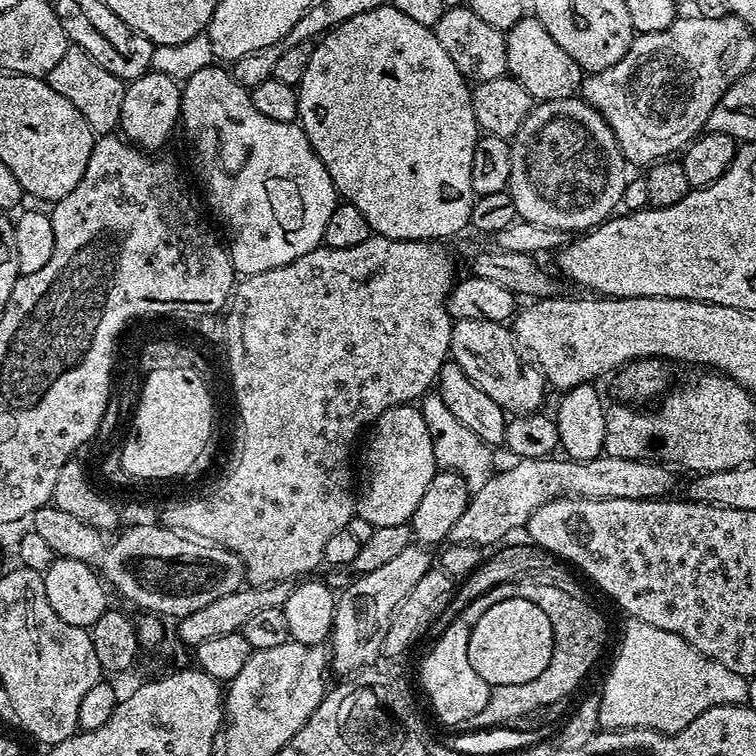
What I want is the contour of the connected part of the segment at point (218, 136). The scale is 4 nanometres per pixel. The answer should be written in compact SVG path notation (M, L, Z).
M209 66L198 70L192 77L183 81L180 94L180 120L182 121L182 128L188 131L188 136L192 139L193 146L196 147L196 160L200 163L200 176L204 179L204 192L208 195L208 204L212 207L213 214L224 223L224 228L228 231L226 247L232 256L232 267L236 269L237 273L244 276L253 276L271 268L286 266L290 262L302 258L306 253L313 252L315 248L321 247L326 222L330 218L330 214L334 214L338 203L338 193L332 184L326 166L320 161L315 150L312 149L312 144L299 123L274 122L274 118L266 118L266 114L258 114L258 110L254 110L252 105L249 89L242 87L232 77L231 71L224 66Z

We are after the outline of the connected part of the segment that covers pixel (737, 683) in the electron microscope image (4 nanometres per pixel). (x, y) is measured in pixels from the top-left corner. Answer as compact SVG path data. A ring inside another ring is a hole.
M629 619L620 640L620 649L612 660L612 669L604 680L604 689L598 692L600 703L599 727L613 728L653 728L655 732L671 734L682 730L698 714L710 710L716 704L743 704L748 699L748 680L726 670L716 660L703 656L692 644L687 644L676 632L650 626L641 620Z

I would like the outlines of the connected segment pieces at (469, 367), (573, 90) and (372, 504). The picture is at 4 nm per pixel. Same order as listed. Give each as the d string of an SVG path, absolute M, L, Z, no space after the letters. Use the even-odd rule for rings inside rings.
M457 320L453 323L450 334L450 356L451 359L477 384L498 406L508 414L535 413L544 404L544 388L546 381L535 367L524 368L520 365L520 352L518 341L511 331L508 332L503 323L498 320Z
M525 18L507 29L508 41L508 72L512 79L517 80L531 94L533 101L561 100L567 96L576 96L580 91L582 69L535 18Z
M399 404L382 413L376 419L376 423L371 425L371 432L372 437L364 448L364 464L368 467L368 485L365 486L361 496L359 493L358 514L363 520L370 522L373 528L408 524L418 502L422 502L422 494L426 494L426 486L430 486L434 474L438 471L430 430L427 429L419 407Z

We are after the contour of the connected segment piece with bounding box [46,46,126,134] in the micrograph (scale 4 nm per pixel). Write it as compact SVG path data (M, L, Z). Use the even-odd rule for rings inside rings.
M69 46L54 70L48 72L46 79L51 88L58 90L58 94L62 94L62 98L66 98L66 102L70 102L70 106L74 106L74 110L78 110L82 118L86 118L93 133L112 134L117 131L122 114L125 81L110 74L106 66L98 66L98 62L94 62L94 58L86 54L86 50Z

